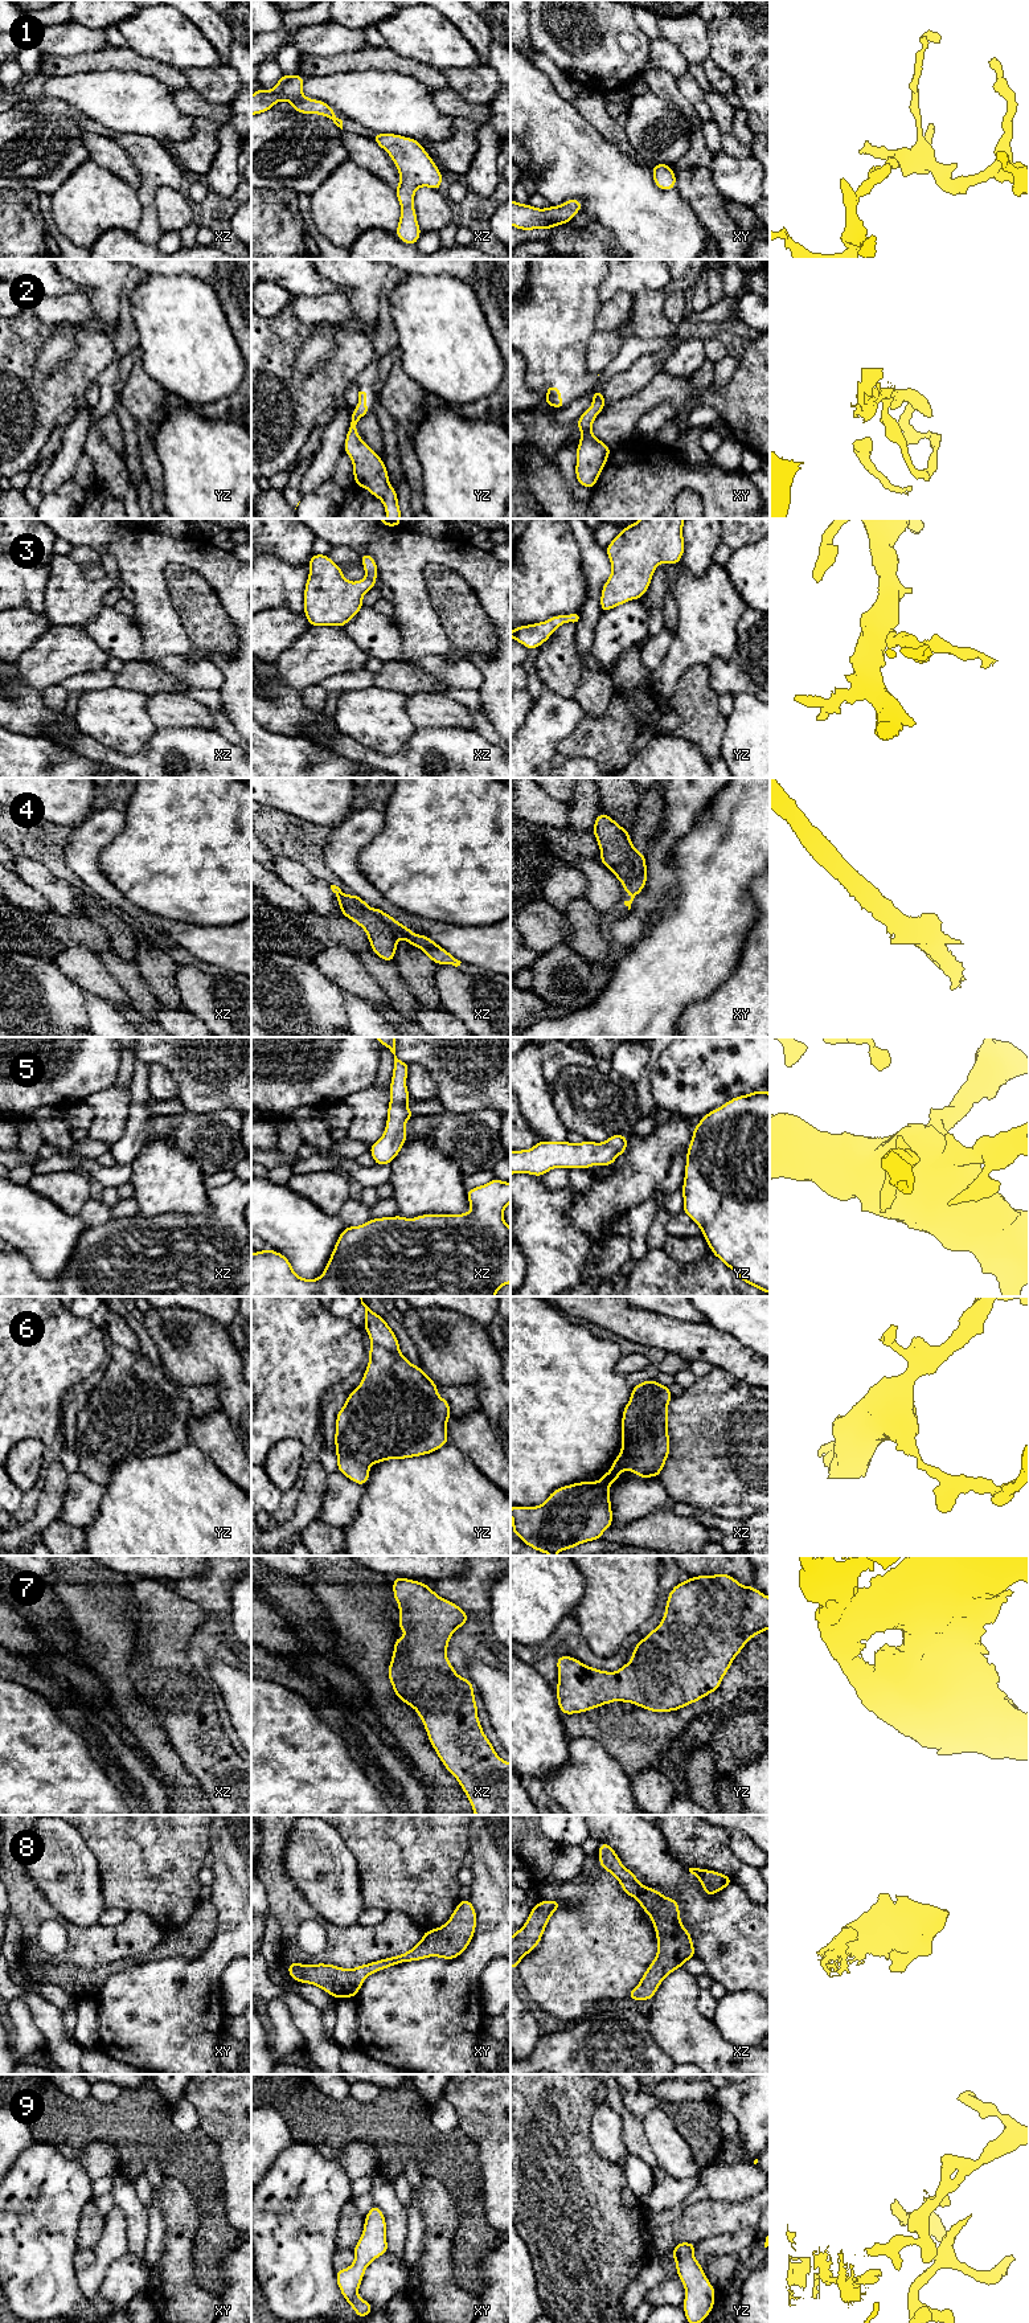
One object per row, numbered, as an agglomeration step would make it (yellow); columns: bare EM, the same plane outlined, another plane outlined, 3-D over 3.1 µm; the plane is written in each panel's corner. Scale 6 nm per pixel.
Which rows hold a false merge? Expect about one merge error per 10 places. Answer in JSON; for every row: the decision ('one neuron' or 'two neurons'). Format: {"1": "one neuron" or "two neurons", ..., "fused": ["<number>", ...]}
{"1": "one neuron", "2": "one neuron", "3": "one neuron", "4": "one neuron", "5": "one neuron", "6": "one neuron", "7": "one neuron", "8": "one neuron", "9": "one neuron", "fused": []}

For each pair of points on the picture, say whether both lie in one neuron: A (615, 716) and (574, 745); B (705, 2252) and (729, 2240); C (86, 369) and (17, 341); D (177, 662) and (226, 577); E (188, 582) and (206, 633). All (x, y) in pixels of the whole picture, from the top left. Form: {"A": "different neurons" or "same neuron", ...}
{"A": "same neuron", "B": "same neuron", "C": "same neuron", "D": "different neurons", "E": "same neuron"}

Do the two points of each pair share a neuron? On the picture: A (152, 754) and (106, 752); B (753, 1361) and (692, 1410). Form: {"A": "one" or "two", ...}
{"A": "one", "B": "two"}

